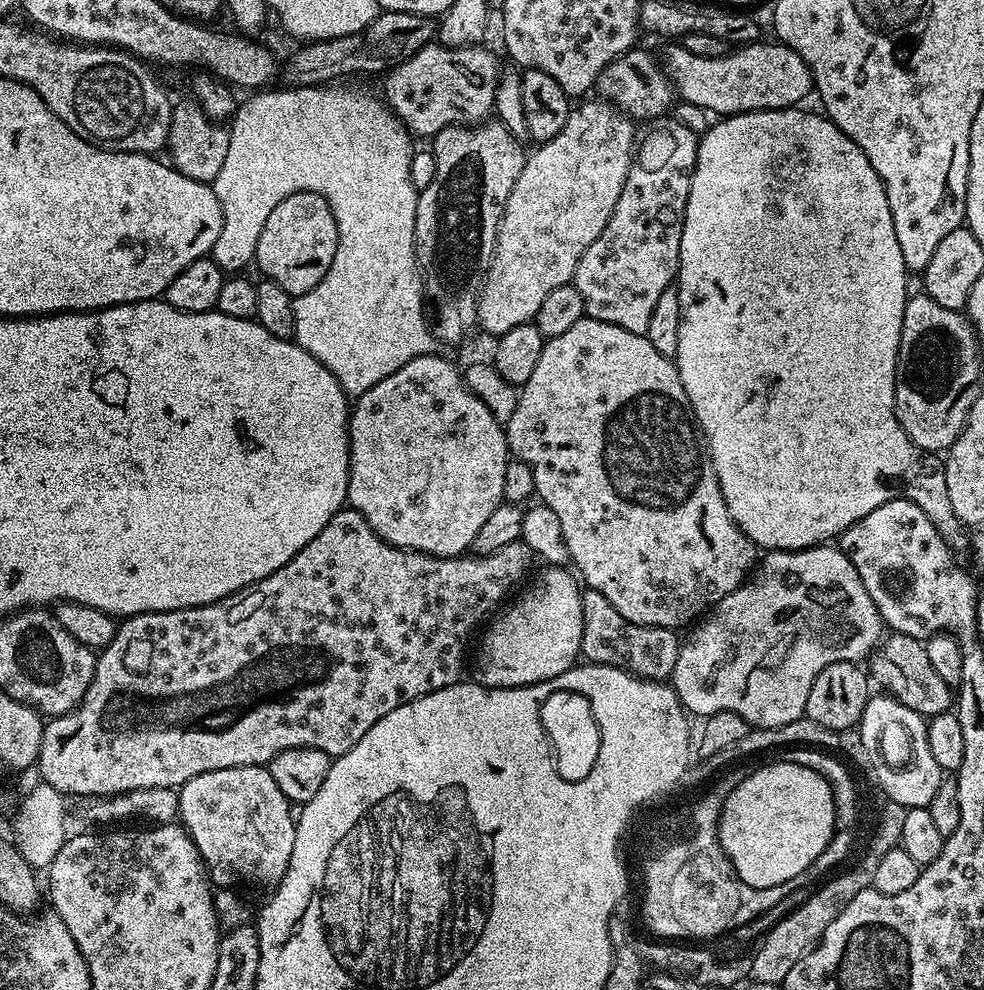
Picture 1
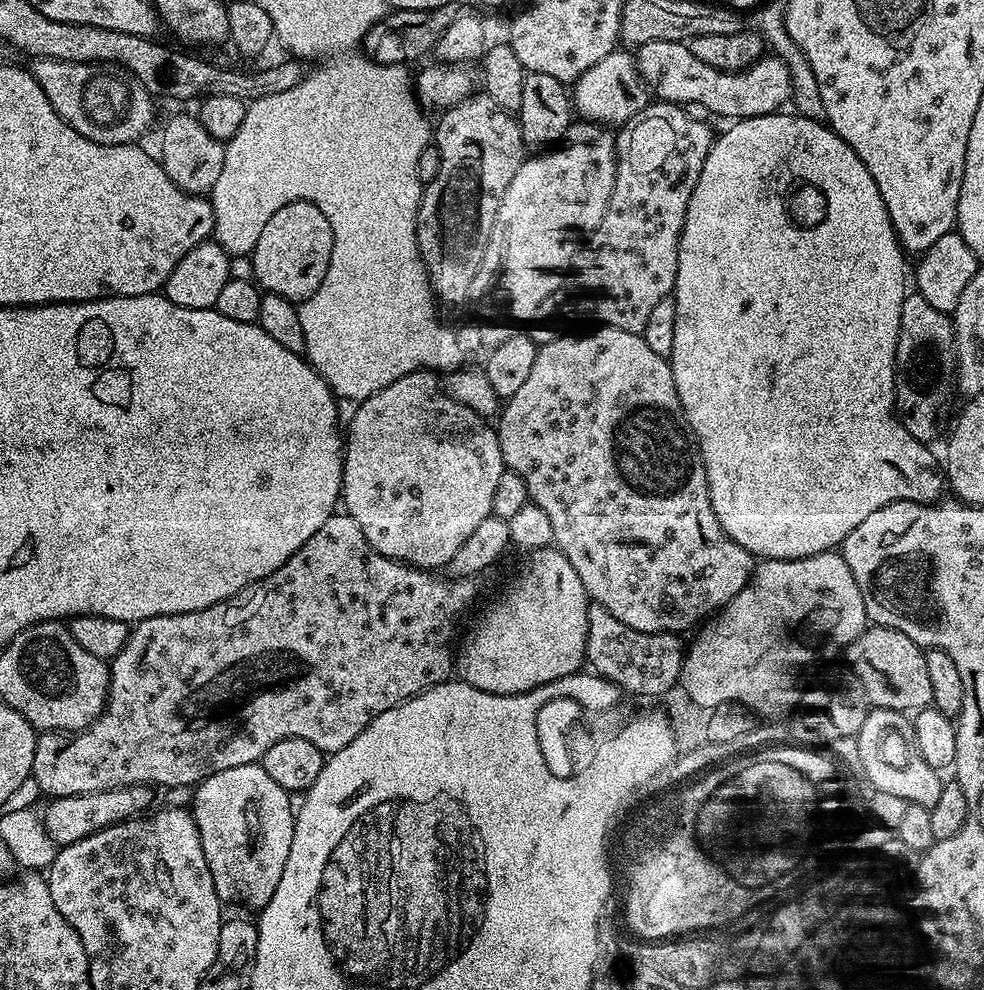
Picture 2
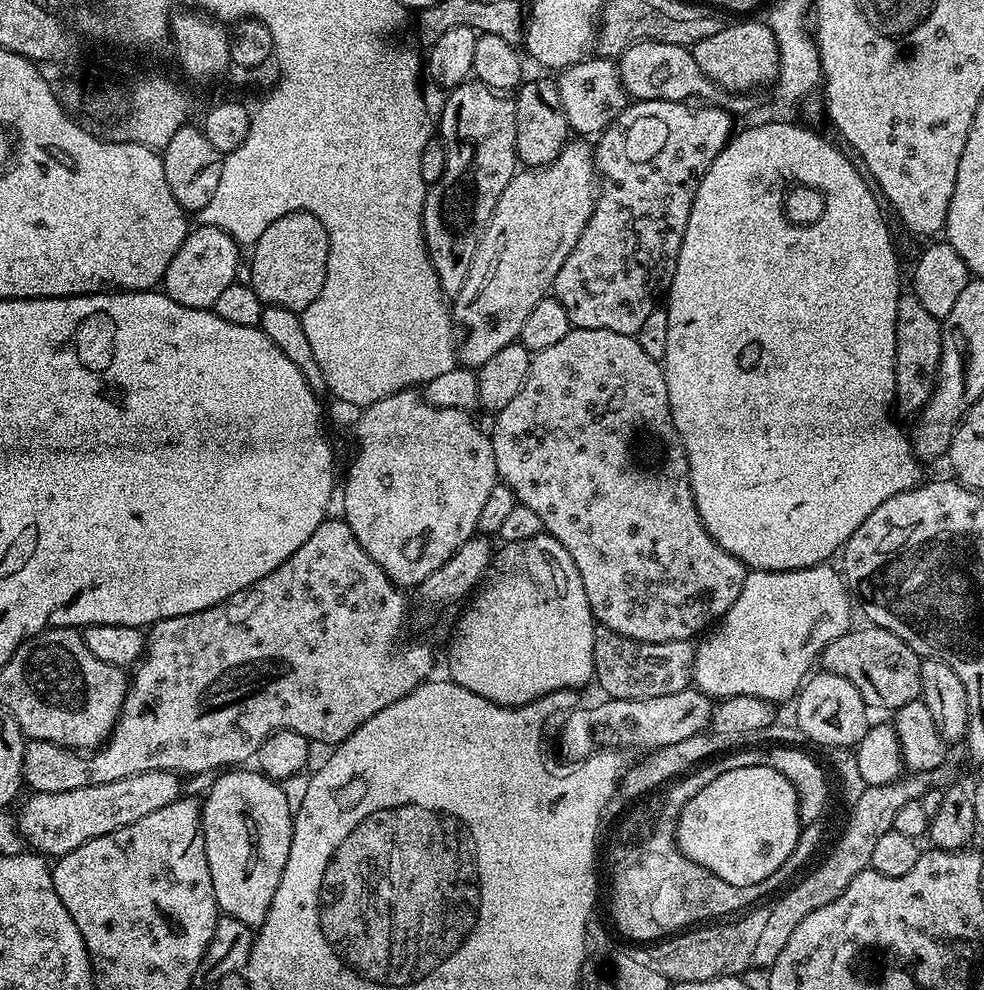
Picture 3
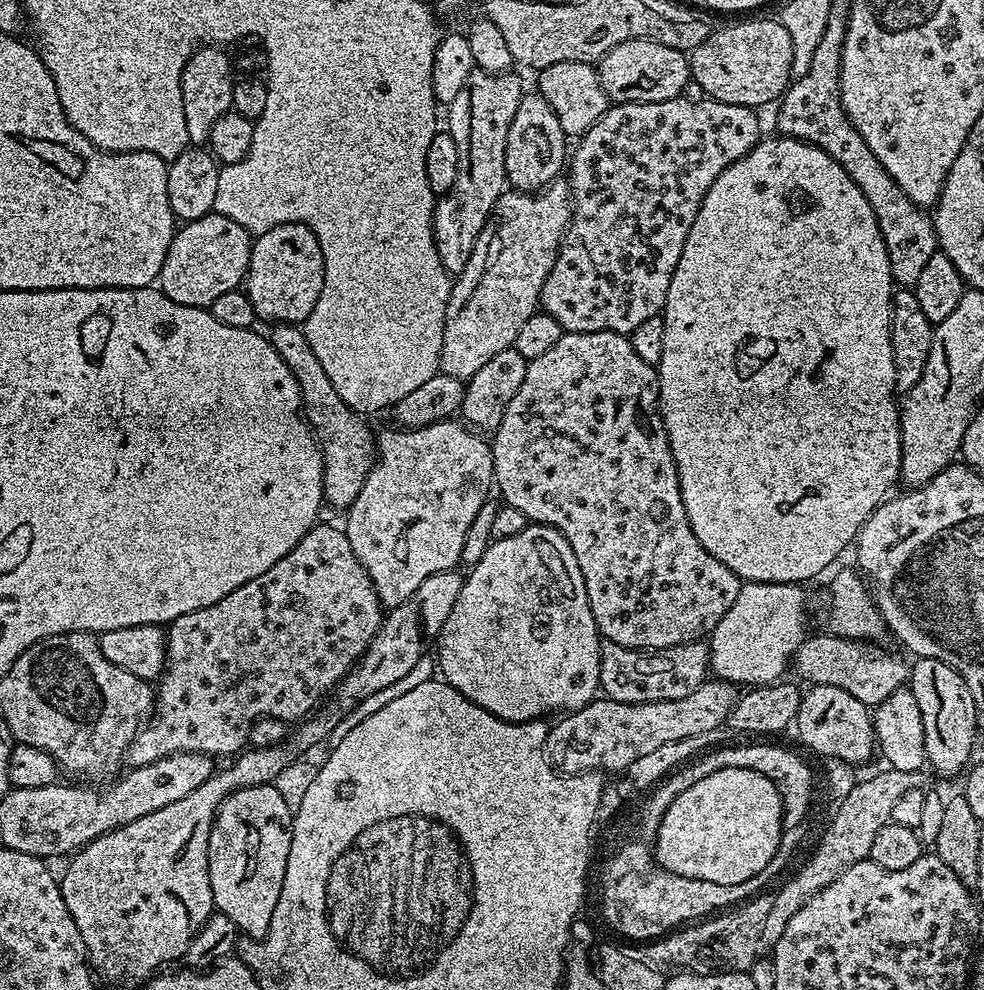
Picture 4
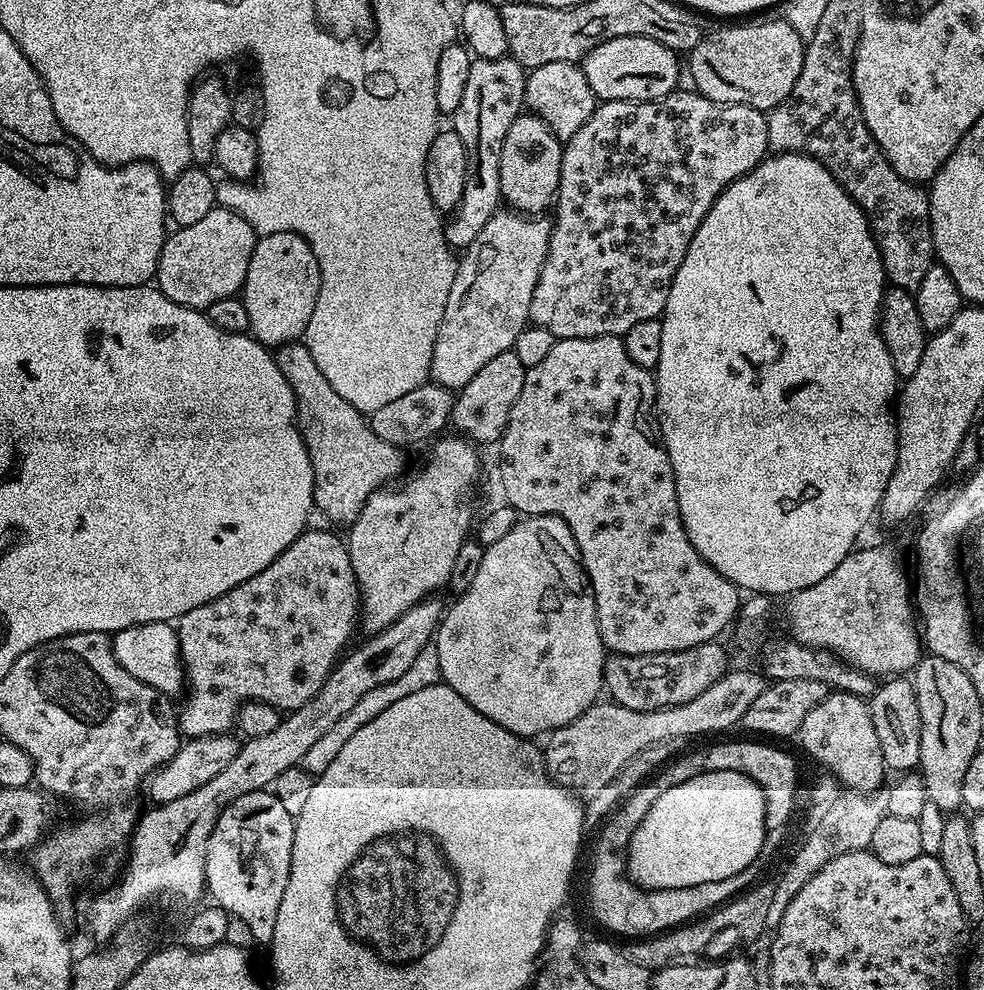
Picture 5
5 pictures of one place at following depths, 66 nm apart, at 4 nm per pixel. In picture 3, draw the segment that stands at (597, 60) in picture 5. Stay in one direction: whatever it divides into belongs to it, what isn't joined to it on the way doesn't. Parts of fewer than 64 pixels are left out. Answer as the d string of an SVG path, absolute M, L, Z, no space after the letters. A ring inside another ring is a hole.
M643 40L627 48L618 57L618 71L622 86L633 101L679 100L691 101L691 96L701 96L701 101L712 102L718 89L698 66L691 51L683 44L667 44L657 40Z

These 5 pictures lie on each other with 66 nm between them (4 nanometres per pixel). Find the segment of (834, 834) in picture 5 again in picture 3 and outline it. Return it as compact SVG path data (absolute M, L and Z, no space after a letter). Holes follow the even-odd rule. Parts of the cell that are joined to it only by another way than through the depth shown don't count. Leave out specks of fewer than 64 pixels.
M945 760L932 770L919 774L910 774L884 785L869 785L862 796L851 805L848 820L834 846L825 856L819 868L814 869L804 880L795 881L784 896L779 895L773 905L768 908L765 929L758 937L754 946L753 967L768 969L777 960L782 949L790 940L791 934L807 914L820 909L824 905L832 904L838 894L849 885L862 870L871 867L870 857L874 852L874 845L882 834L891 831L894 817L906 806L906 802L923 799L929 791L957 787L961 783L962 772L959 766ZM798 882L798 883L797 883ZM782 896L782 897L781 897Z

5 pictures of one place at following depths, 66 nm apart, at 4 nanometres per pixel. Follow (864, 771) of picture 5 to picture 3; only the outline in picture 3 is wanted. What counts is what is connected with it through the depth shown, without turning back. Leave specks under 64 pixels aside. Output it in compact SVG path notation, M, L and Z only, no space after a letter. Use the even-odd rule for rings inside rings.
M820 670L809 675L795 697L795 704L794 724L800 729L803 739L808 742L813 740L816 744L825 744L824 748L828 750L855 749L870 727L868 720L870 709L865 704L862 694L858 694L858 690L854 690L854 686L846 682L846 678L838 678L838 674Z

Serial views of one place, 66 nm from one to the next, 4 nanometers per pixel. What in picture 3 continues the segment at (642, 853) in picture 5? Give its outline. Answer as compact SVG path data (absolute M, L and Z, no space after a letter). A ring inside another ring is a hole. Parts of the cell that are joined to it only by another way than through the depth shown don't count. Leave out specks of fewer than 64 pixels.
M742 765L740 767L728 767L724 774L719 774L708 786L705 786L686 802L681 810L680 820L677 822L676 845L679 853L684 855L690 862L710 870L722 882L730 882L730 886L752 886L764 878L769 878L790 856L797 843L800 841L801 823L799 820L799 795L796 788L787 780L787 775L771 768L770 765Z

